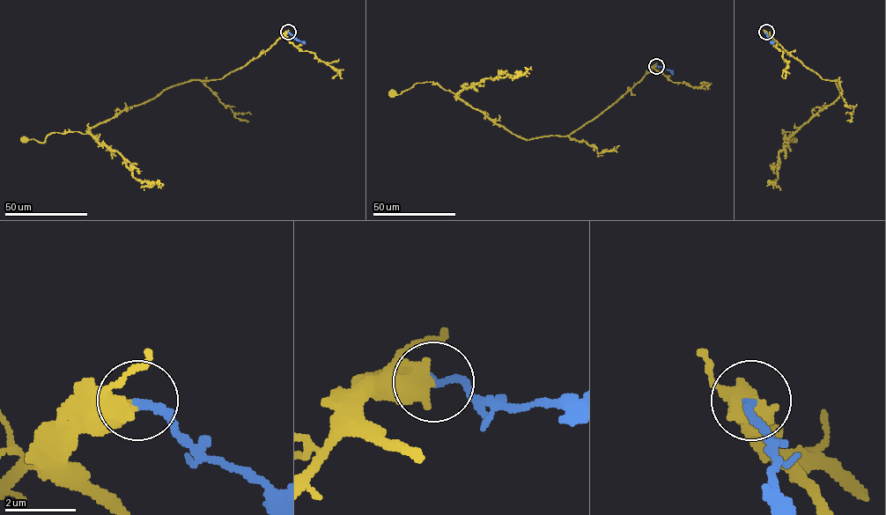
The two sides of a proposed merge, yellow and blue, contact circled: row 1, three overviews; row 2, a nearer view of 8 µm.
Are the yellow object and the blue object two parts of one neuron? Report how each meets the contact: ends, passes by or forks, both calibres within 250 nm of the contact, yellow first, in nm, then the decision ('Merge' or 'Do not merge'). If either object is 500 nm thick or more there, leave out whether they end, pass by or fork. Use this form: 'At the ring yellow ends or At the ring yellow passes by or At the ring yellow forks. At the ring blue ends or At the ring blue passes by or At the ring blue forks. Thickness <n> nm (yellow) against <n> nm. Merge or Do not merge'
Thickness 600 nm (yellow) against 180 nm. Merge

